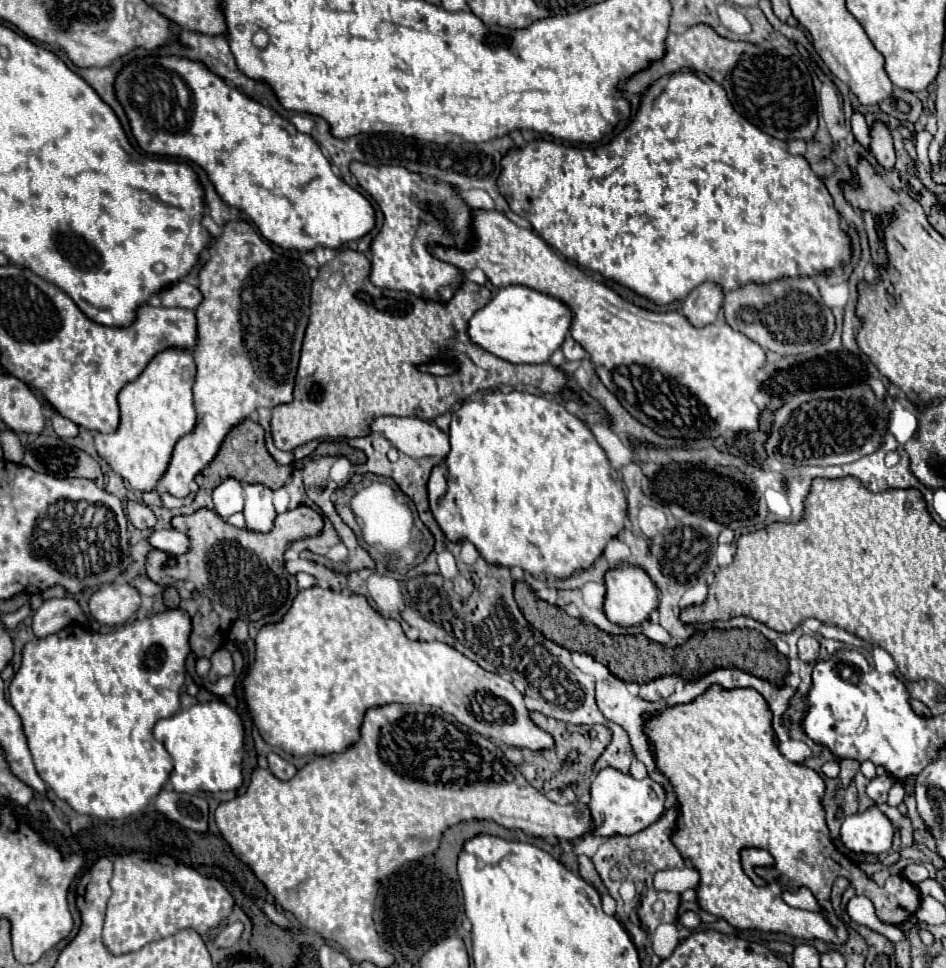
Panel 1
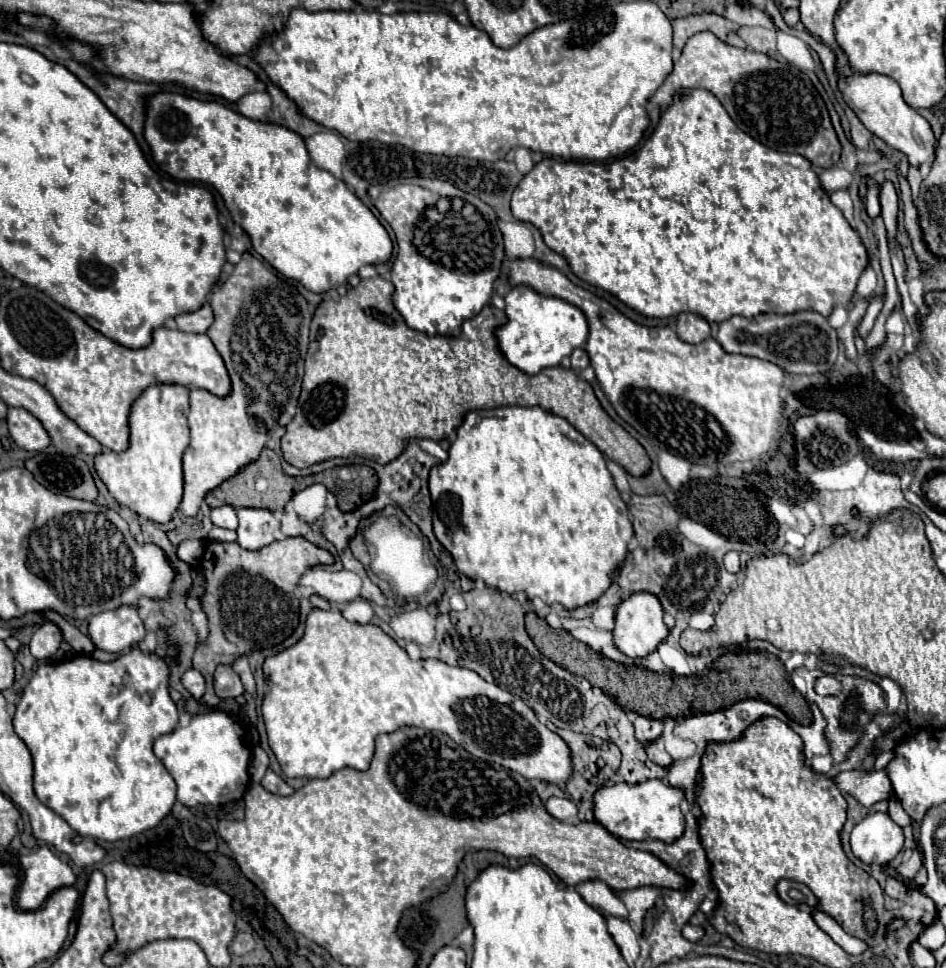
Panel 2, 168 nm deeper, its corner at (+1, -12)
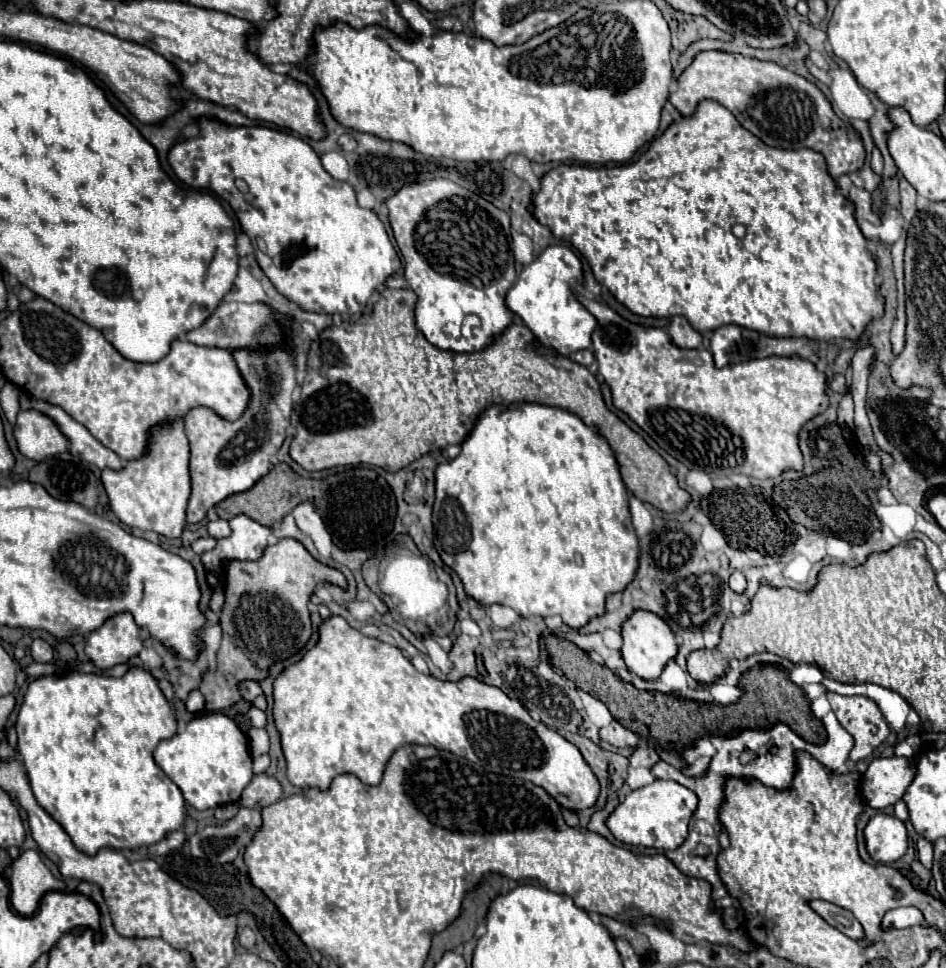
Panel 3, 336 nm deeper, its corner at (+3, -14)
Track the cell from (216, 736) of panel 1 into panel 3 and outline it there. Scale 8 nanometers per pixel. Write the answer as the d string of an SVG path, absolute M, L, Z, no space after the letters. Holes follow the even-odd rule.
M206 713L189 722L181 723L172 739L166 739L156 747L154 761L182 789L186 803L196 809L238 801L254 775L246 735L222 713Z

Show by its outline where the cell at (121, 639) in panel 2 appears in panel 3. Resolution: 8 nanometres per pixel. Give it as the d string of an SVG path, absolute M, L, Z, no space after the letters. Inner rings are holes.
M118 613L86 639L86 655L98 669L110 669L126 663L142 649L140 627L130 613Z

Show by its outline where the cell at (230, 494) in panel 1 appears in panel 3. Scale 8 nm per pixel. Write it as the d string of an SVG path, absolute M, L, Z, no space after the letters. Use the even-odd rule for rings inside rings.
M222 519L210 521L210 523L208 523L208 533L210 533L210 537L214 537L214 539L224 539L224 537L230 535L230 525L228 525L228 521L222 521Z

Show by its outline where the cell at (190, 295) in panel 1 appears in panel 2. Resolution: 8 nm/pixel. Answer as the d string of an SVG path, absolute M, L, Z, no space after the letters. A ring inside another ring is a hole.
M204 303L200 309L190 313L180 313L174 317L180 331L186 333L206 333L208 325L212 323L212 309L208 303Z

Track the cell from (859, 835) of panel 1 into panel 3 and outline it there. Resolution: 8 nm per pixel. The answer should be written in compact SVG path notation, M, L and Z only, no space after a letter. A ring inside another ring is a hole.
M878 813L864 829L866 849L876 863L898 861L908 851L906 825L894 817Z

